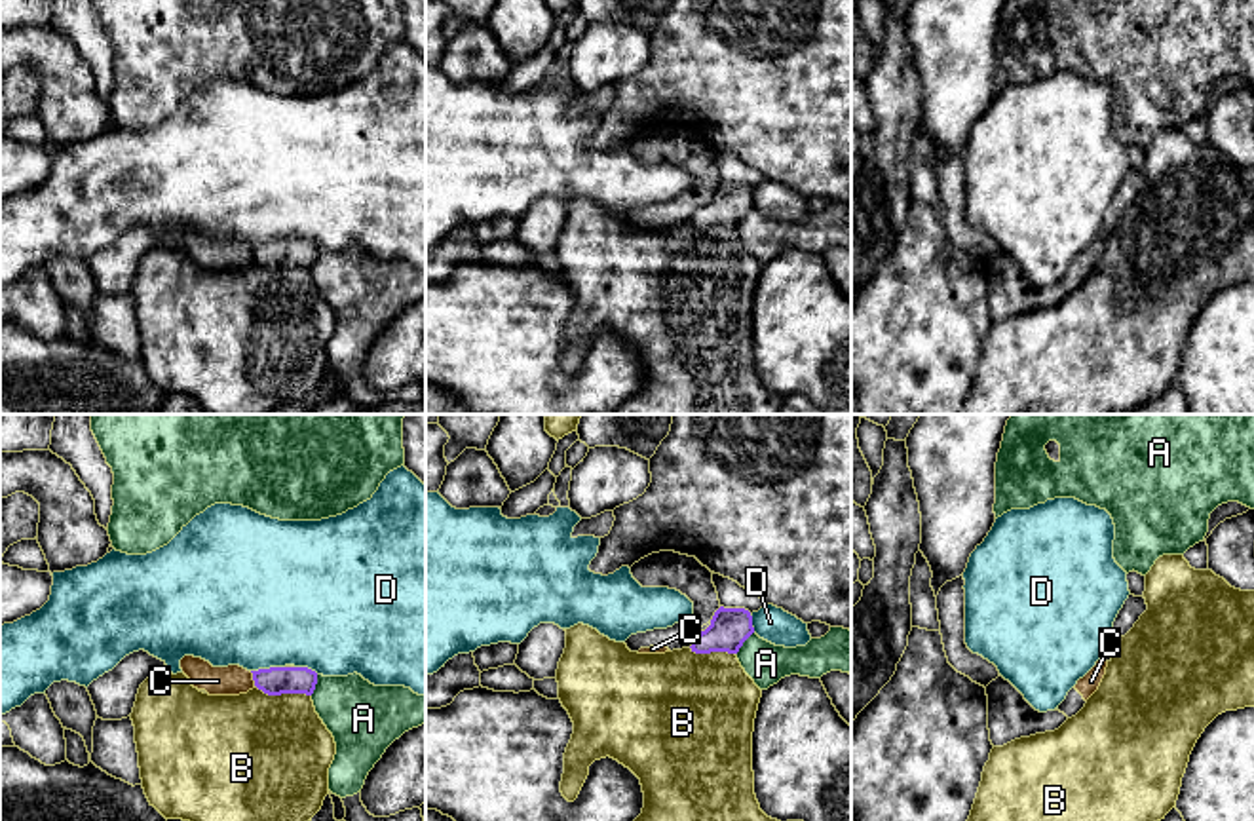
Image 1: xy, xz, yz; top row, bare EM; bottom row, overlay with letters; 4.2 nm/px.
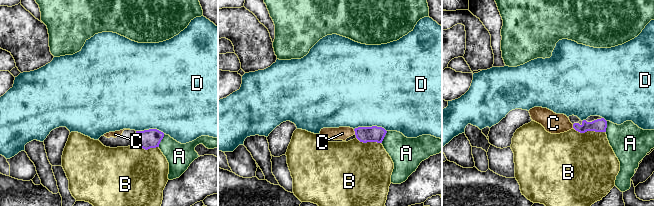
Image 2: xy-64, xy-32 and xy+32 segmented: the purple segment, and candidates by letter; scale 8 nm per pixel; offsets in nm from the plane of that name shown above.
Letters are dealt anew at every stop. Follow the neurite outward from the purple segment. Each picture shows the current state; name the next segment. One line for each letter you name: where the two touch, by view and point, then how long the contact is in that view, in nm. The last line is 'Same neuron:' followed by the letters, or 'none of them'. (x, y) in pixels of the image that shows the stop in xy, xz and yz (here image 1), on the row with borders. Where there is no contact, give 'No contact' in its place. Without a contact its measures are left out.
Same neuron: none of them

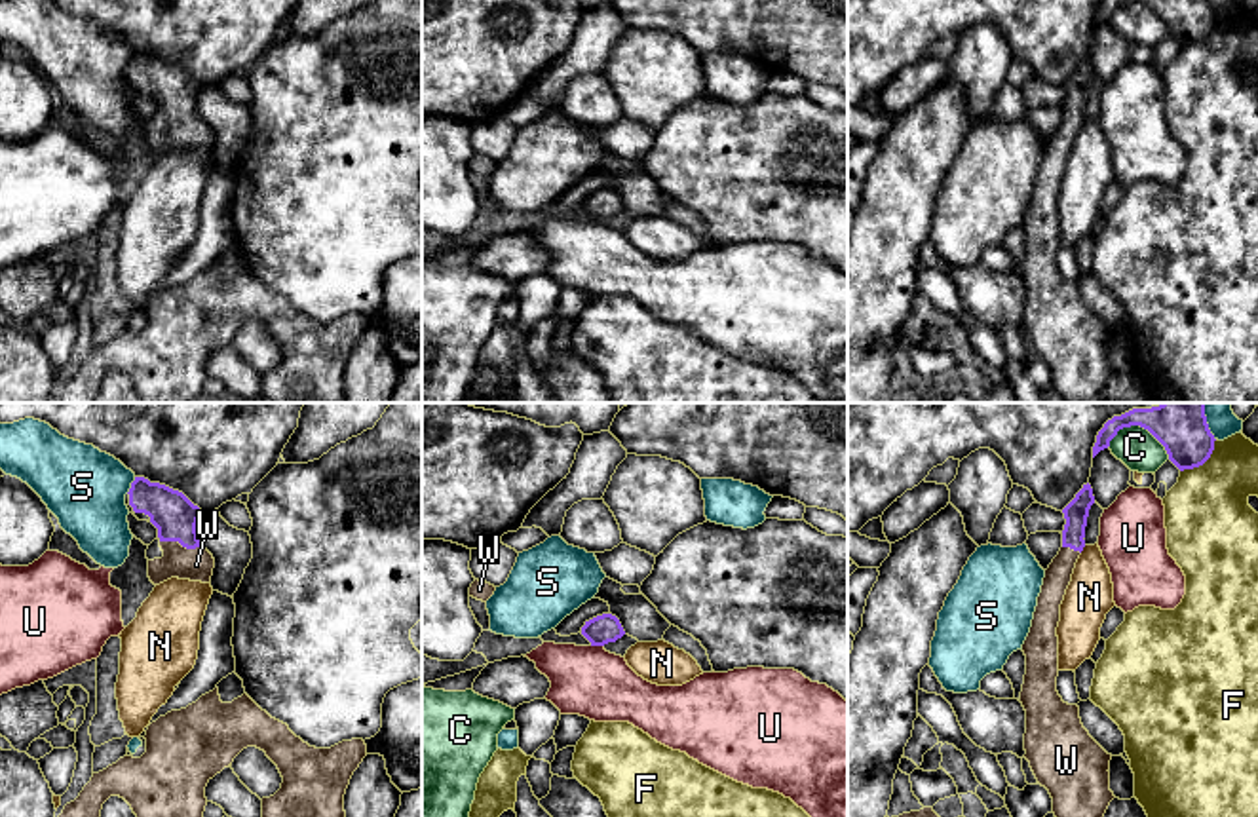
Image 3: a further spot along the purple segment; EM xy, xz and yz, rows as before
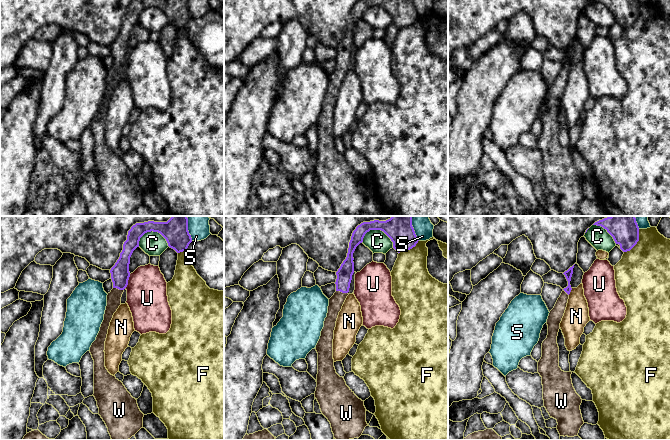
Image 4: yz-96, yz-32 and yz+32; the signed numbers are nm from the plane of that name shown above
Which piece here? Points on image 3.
W: Touches purple at xy (181, 544). Shared border 180 nm
Same neuron: W

